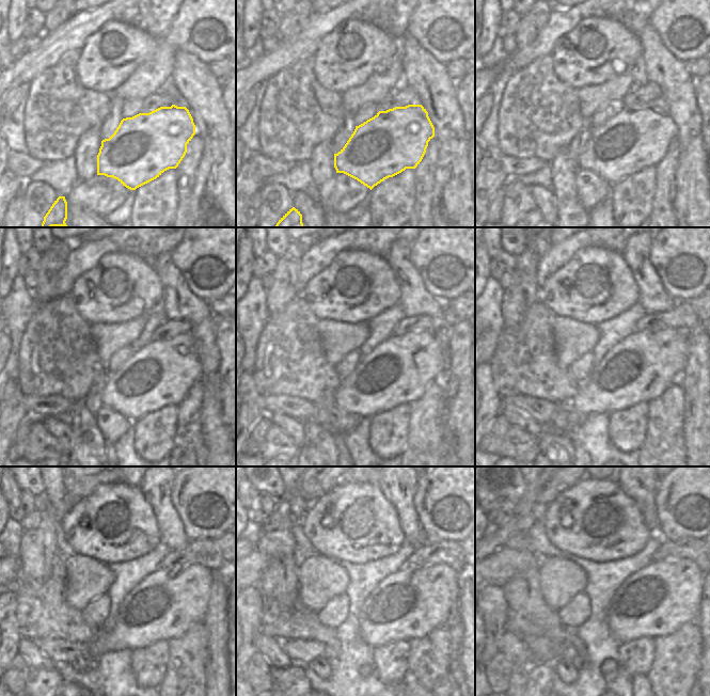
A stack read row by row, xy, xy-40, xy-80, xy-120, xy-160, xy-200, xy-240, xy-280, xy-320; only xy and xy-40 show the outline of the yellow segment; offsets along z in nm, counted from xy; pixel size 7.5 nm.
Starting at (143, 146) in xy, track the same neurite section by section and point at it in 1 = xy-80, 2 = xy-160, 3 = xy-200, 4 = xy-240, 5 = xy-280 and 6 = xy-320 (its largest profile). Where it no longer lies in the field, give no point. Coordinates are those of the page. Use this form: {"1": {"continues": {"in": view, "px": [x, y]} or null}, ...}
{"1": {"continues": {"in": "xy-80", "px": [634, 138]}}, "2": {"continues": {"in": "xy-160", "px": [397, 370]}}, "3": {"continues": {"in": "xy-200", "px": [641, 367]}}, "4": {"continues": {"in": "xy-240", "px": [163, 605]}}, "5": {"continues": {"in": "xy-280", "px": [410, 603]}}, "6": {"continues": {"in": "xy-320", "px": [655, 601]}}}

